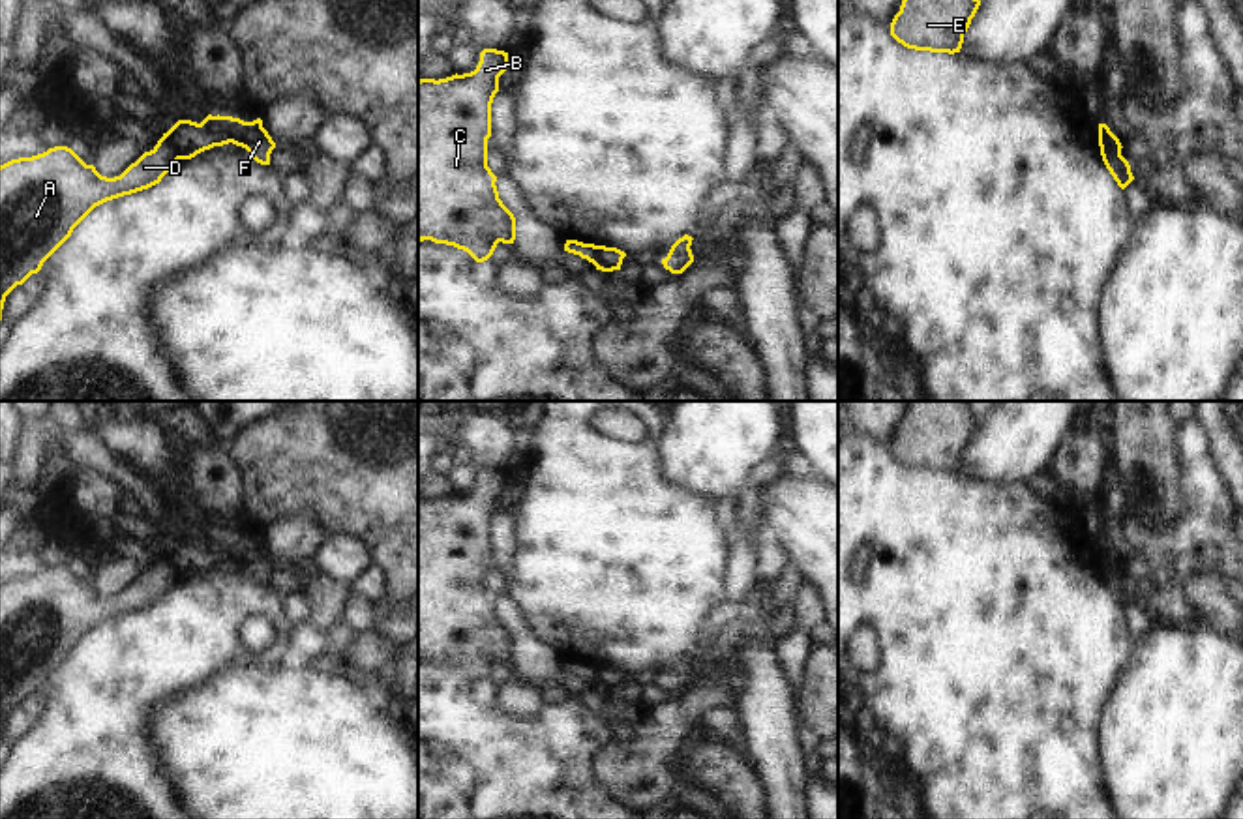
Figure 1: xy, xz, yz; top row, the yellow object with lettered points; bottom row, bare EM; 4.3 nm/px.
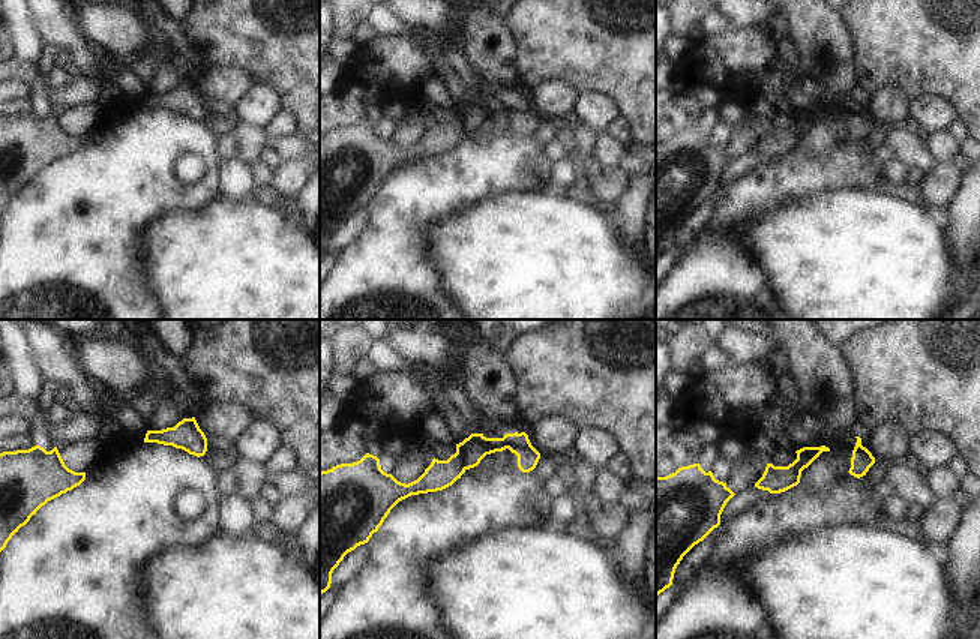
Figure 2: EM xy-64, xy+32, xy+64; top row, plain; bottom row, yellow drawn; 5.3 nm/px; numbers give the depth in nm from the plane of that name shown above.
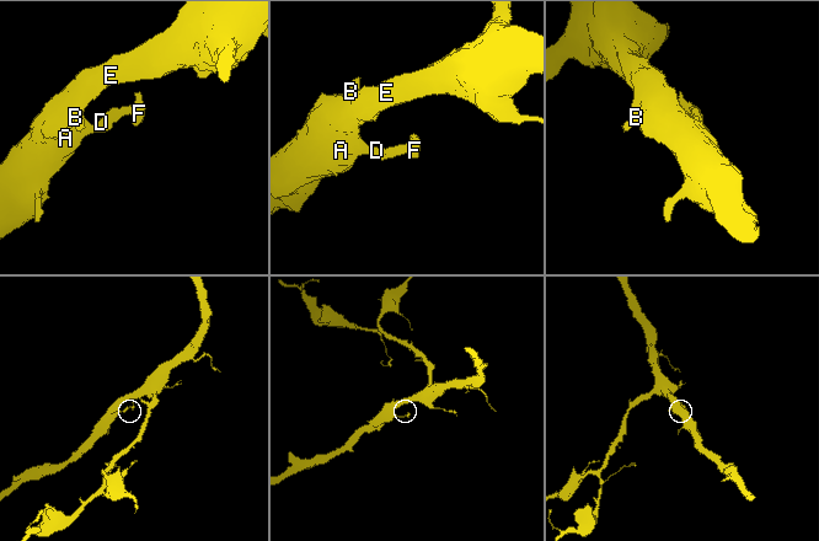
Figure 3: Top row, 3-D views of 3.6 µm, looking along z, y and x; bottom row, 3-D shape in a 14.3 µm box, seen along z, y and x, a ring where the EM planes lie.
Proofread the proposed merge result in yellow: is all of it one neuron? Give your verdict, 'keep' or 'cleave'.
cleave

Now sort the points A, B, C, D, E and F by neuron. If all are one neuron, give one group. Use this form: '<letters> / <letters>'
A B C D E / F

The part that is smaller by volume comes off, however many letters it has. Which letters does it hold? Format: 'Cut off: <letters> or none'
Cut off: F

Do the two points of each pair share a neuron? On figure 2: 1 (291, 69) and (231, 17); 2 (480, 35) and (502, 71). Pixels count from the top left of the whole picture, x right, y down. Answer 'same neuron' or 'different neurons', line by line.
1: same neuron
2: same neuron

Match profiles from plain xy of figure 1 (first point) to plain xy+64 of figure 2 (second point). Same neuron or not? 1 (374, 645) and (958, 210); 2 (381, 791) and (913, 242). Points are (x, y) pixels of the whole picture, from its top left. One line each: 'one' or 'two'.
1: two
2: one

